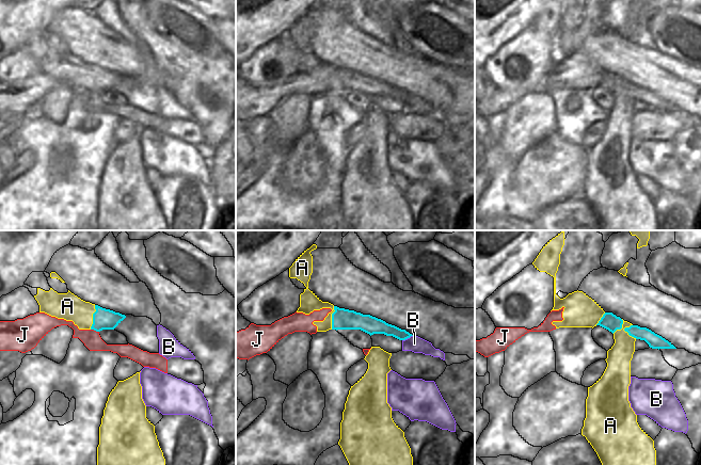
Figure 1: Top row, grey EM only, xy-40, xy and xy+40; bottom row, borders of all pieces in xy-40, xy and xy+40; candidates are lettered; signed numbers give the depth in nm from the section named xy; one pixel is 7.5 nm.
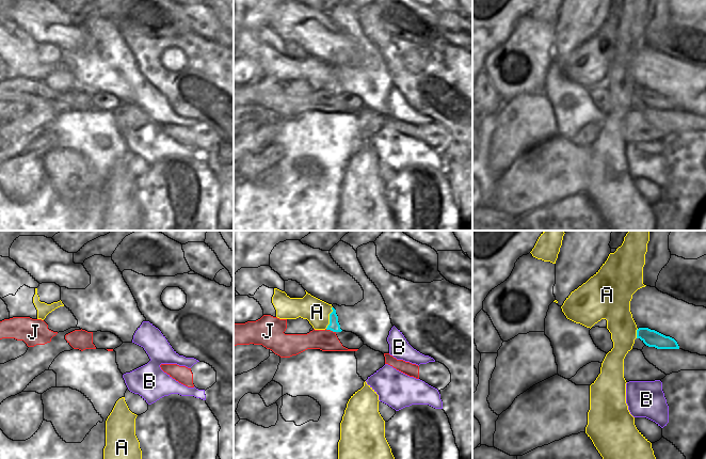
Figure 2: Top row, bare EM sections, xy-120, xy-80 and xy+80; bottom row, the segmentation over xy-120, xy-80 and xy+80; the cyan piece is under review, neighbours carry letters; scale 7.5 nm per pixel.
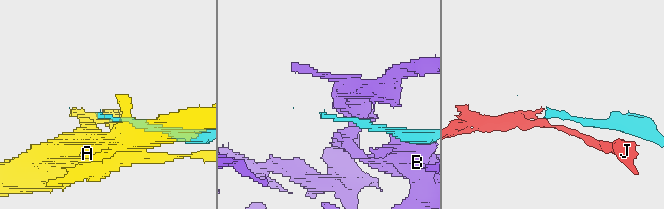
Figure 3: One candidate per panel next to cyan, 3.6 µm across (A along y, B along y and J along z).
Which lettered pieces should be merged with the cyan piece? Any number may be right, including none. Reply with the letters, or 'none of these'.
none of these

